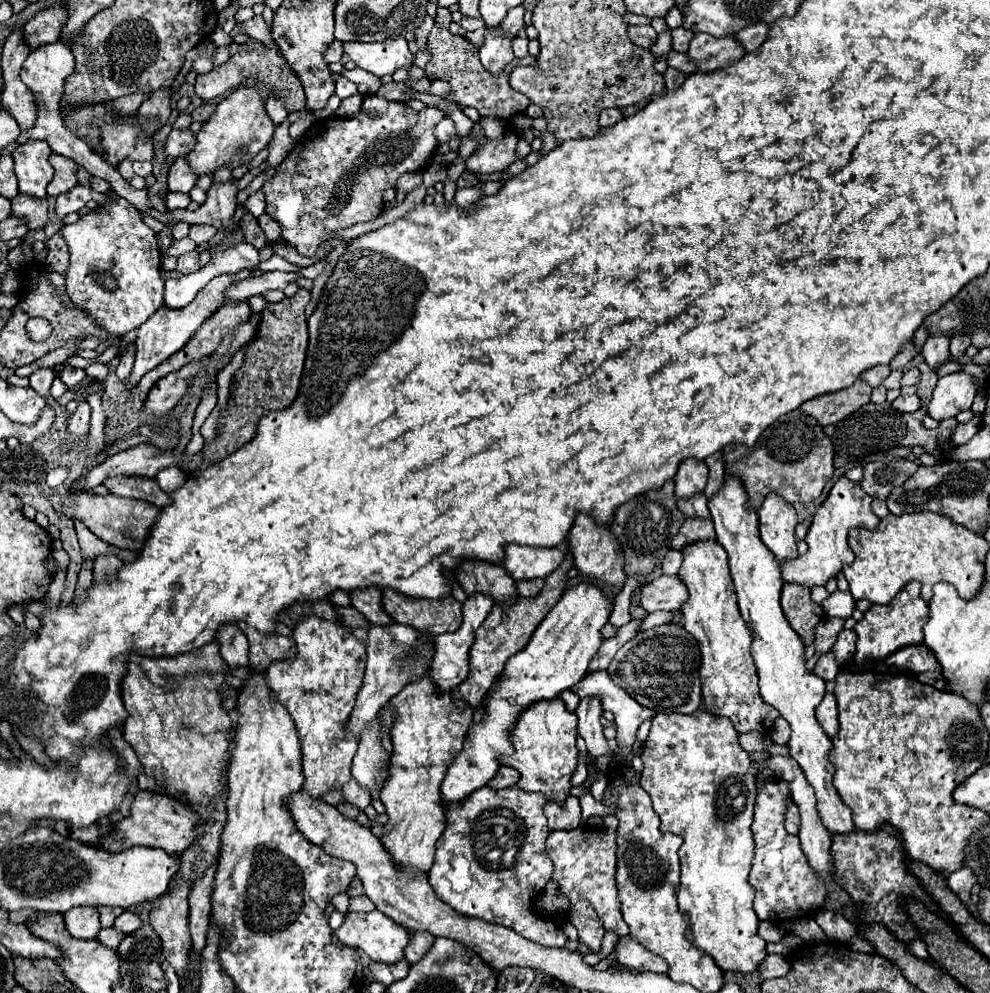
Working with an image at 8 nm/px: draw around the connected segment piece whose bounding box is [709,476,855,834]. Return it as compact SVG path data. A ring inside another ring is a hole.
M725 478L723 488L709 500L709 510L717 532L717 542L729 554L729 570L735 584L737 606L753 636L751 656L755 658L755 666L759 672L761 696L767 704L777 708L779 714L791 724L791 756L801 766L807 782L815 788L817 812L823 820L823 826L831 834L851 834L855 830L851 810L843 804L837 788L833 786L835 766L829 760L833 742L815 720L815 708L825 696L825 682L819 676L805 670L803 642L783 616L779 604L783 588L779 562L775 560L773 552L761 544L757 530L757 512L749 506L747 494L737 478Z

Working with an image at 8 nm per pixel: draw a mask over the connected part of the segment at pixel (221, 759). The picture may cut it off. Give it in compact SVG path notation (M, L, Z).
M211 642L201 650L173 656L173 658L147 658L139 654L129 656L127 674L123 678L123 704L129 718L123 726L123 738L129 742L147 776L157 780L157 786L169 796L183 796L189 804L211 804L225 790L223 770L231 758L232 721L221 704L219 686L225 682L229 666L219 656L219 644Z

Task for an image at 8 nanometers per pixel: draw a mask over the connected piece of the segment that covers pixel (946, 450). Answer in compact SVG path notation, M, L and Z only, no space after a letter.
M923 362L919 364L921 370L921 382L919 382L919 398L921 398L921 408L917 412L905 414L895 410L889 402L883 404L865 404L861 406L857 412L853 412L851 416L847 416L845 420L841 420L831 436L833 448L835 448L835 468L845 468L853 462L863 460L865 456L877 454L877 452L887 452L891 448L897 446L905 446L905 448L913 448L913 446L921 446L925 448L927 454L935 456L939 462L945 460L953 460L953 450L955 444L951 442L951 436L957 428L957 418L949 418L949 420L941 420L939 426L935 430L927 430L923 426L923 418L927 416L927 404L933 392L933 384L937 384L937 372L931 372L931 368Z

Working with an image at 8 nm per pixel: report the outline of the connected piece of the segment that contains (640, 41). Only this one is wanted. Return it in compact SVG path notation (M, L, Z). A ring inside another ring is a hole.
M629 26L629 40L641 48L649 48L657 40L657 32L651 26Z

